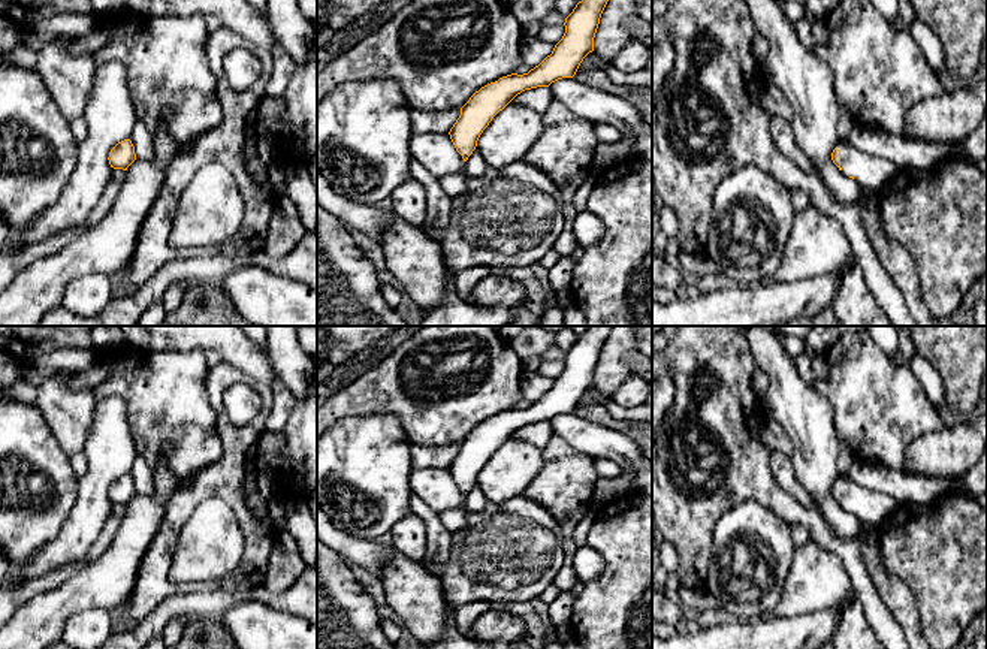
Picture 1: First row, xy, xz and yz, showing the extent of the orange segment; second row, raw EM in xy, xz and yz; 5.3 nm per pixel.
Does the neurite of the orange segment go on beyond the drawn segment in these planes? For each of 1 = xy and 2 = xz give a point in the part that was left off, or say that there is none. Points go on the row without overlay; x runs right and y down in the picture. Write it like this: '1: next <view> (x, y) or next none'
1: next none
2: next none

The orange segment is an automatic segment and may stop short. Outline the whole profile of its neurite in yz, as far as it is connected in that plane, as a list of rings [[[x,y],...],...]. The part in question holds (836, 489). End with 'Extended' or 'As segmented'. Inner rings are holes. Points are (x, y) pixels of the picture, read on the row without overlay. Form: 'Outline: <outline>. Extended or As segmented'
Outline: [[[846,477],[837,479],[831,487],[831,495],[846,511],[873,528],[879,528],[899,507],[893,496],[873,492]]]. Extended

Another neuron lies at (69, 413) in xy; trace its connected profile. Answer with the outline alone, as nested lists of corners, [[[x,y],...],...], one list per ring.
[[[57,371],[48,377],[40,386],[37,386],[37,398],[34,402],[51,428],[55,440],[60,443],[61,449],[69,458],[84,450],[96,407],[94,389],[70,389],[67,386],[73,372],[76,371]]]

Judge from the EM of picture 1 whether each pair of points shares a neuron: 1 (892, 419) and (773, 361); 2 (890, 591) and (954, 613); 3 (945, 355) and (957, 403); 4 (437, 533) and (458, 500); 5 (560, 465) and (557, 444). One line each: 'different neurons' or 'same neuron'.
1: different neurons
2: different neurons
3: same neuron
4: different neurons
5: same neuron

